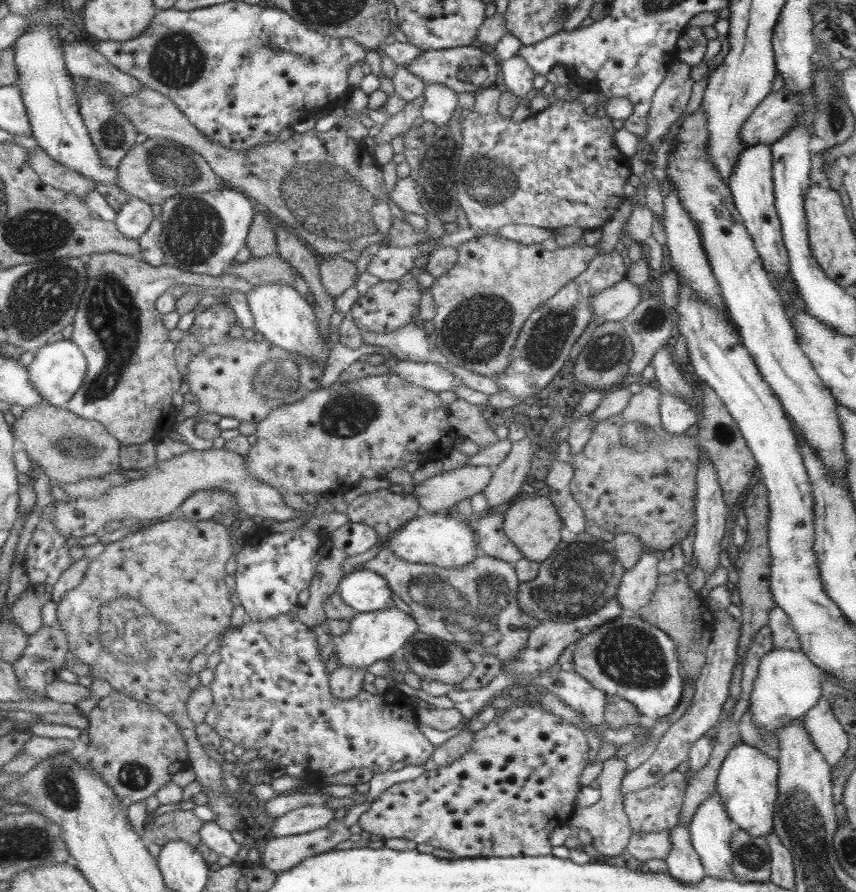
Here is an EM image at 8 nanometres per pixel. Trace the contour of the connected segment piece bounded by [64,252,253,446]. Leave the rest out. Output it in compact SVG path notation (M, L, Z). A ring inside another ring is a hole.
M118 252L90 255L86 278L87 285L72 320L71 340L86 358L87 372L80 389L64 404L64 408L82 418L97 420L121 446L144 444L149 440L158 442L173 428L177 409L172 405L172 397L180 390L182 380L176 369L175 344L169 339L169 330L163 324L163 315L157 309L155 300L178 284L234 290L246 296L253 289L253 284L228 272L220 276L194 274L164 264L154 266L138 256Z

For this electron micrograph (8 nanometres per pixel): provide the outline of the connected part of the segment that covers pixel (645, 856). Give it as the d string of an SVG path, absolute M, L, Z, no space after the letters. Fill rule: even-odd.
M664 830L664 832L633 832L625 853L632 854L634 858L642 860L642 862L652 860L652 858L665 859L672 851L672 842L668 835L670 835L668 830Z

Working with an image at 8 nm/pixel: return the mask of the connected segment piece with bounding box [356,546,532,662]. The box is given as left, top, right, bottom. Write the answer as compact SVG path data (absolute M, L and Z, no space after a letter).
M385 546L378 552L378 556L364 562L356 569L370 570L383 576L391 592L411 608L419 631L424 634L477 649L481 655L497 656L502 662L515 659L519 655L519 650L527 645L532 628L522 622L524 614L518 605L520 581L517 579L513 565L504 559L479 553L477 559L465 567L452 568L451 576L438 576L435 565L400 560L388 546Z

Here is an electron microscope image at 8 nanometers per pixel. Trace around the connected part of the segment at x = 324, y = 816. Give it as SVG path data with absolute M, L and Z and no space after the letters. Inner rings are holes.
M324 805L294 808L291 812L276 818L268 838L310 833L325 828L332 820L334 811Z

